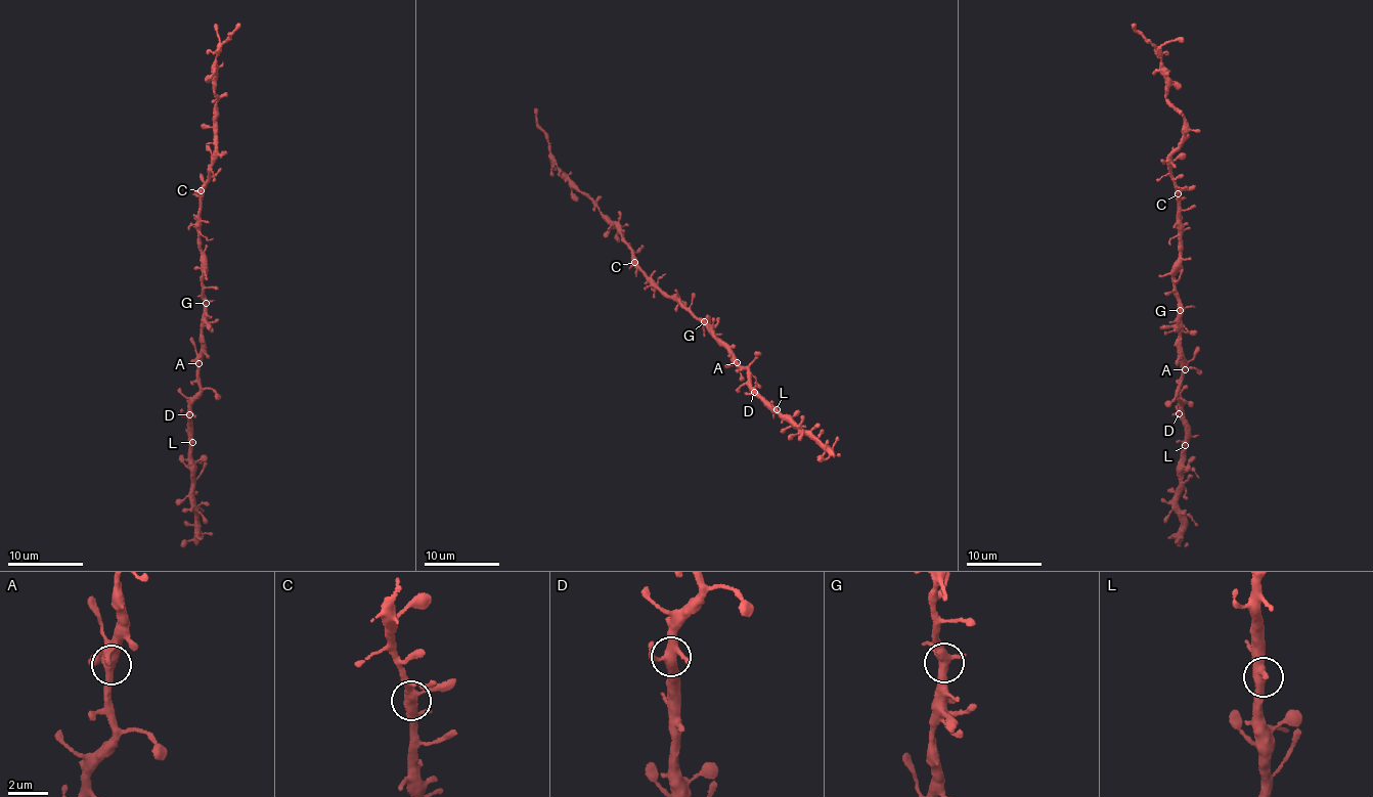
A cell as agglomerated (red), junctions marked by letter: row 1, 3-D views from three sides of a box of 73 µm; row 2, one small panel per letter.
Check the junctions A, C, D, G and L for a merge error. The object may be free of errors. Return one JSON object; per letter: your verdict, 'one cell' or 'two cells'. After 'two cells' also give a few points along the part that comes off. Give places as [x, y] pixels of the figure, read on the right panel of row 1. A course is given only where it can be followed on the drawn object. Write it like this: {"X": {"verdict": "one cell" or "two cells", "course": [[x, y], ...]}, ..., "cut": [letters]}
{"A": {"verdict": "one cell"}, "C": {"verdict": "one cell"}, "D": {"verdict": "one cell"}, "G": {"verdict": "one cell"}, "L": {"verdict": "one cell"}, "cut": []}

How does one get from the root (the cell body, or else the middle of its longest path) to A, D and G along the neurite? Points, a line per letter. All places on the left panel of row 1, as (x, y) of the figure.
A: (203, 269), (205, 326), (198, 363)
D: (203, 269), (205, 326), (198, 366), (200, 396), (192, 401), (189, 414)
G: (203, 269), (206, 303)

